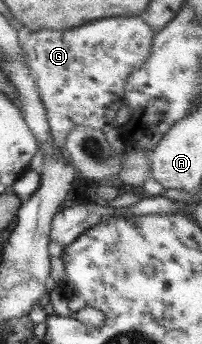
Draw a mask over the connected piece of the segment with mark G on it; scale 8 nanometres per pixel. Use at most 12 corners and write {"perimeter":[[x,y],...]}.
{"perimeter":[[138,16],[22,42],[54,153],[102,130],[148,59]]}

